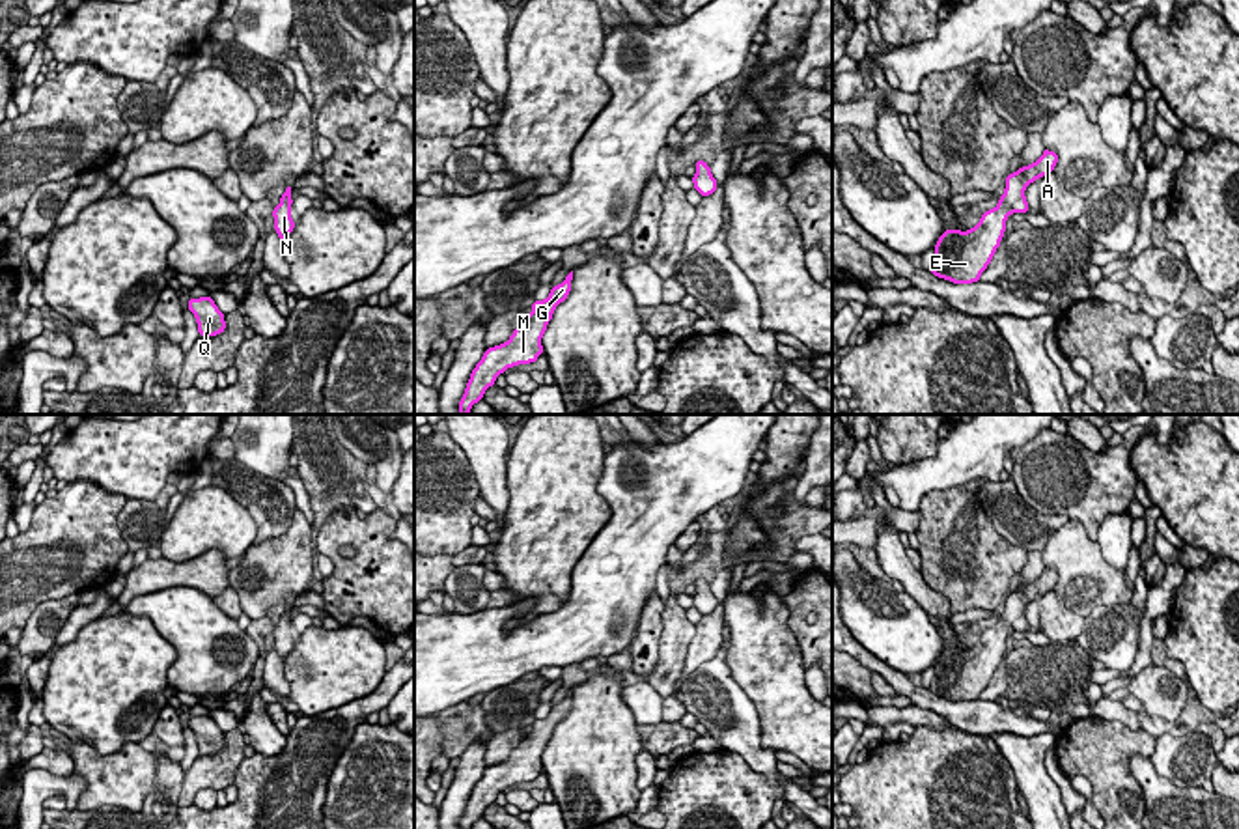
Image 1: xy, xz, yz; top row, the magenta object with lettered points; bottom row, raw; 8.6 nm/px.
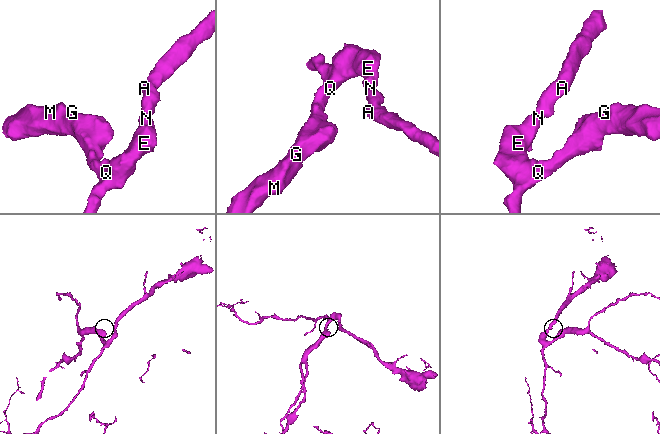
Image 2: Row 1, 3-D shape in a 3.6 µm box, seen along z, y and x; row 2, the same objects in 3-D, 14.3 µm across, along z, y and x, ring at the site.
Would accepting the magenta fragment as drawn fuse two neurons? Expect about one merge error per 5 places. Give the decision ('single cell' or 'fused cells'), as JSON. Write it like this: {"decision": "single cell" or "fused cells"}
{"decision": "single cell"}

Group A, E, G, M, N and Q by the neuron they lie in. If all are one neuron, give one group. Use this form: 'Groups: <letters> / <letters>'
Groups: A E G M N Q

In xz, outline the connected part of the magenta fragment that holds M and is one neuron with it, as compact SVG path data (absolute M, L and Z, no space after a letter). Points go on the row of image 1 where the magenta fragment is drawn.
M573 271L565 280L554 286L545 301L536 301L532 312L522 317L508 342L489 347L483 358L476 364L465 388L465 396L459 401L459 414L468 414L474 403L483 400L489 386L508 368L519 364L536 362L543 355L541 338L549 321L560 302L564 302L571 291Z

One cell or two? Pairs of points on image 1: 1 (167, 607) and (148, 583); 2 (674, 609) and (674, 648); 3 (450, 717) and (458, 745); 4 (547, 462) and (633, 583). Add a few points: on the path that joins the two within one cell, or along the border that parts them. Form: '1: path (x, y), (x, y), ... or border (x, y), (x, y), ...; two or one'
1: border (200, 592), (165, 587), (139, 594), (124, 609); two
2: path (674, 618), (674, 639); one
3: path (458, 725), (458, 738); one
4: border (598, 488), (611, 510), (611, 518), (573, 570); two

